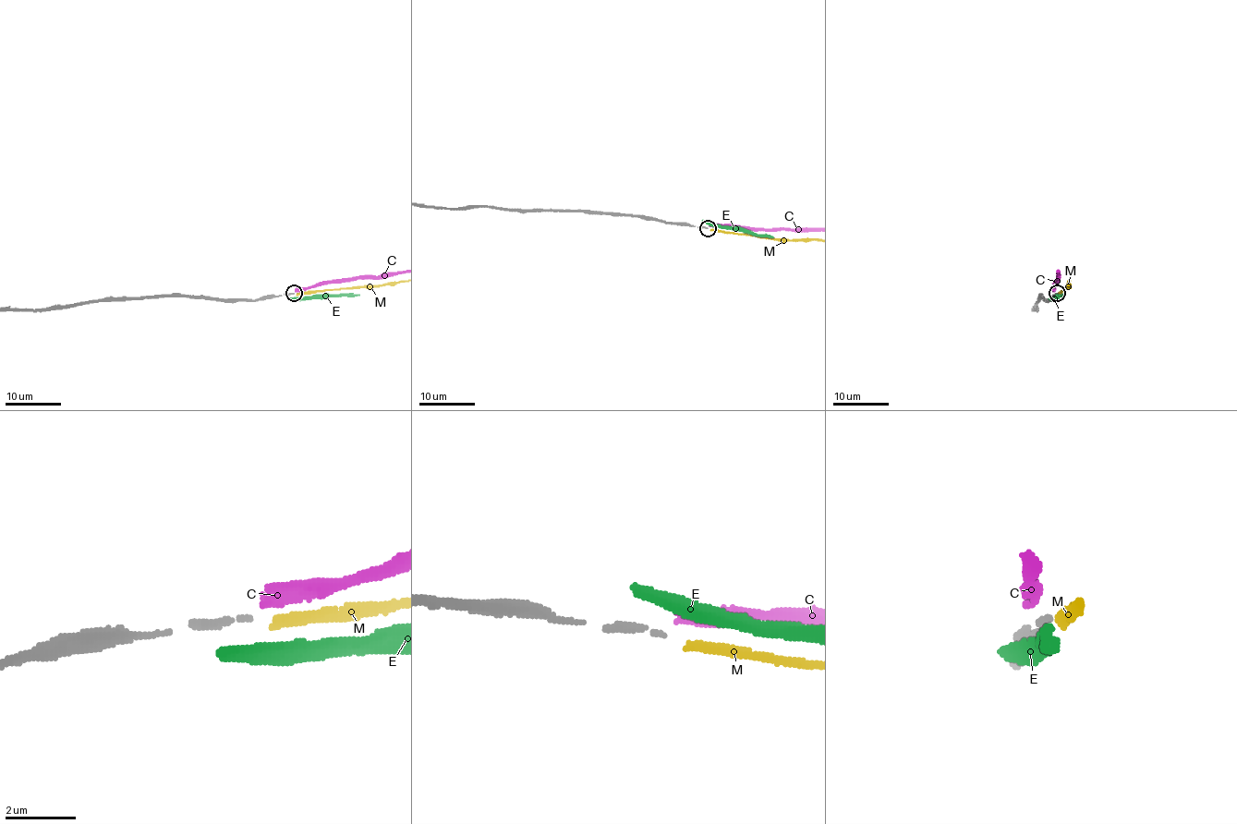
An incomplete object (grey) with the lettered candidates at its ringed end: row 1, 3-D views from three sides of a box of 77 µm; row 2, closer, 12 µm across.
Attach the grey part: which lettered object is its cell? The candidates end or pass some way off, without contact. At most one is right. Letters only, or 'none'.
none

